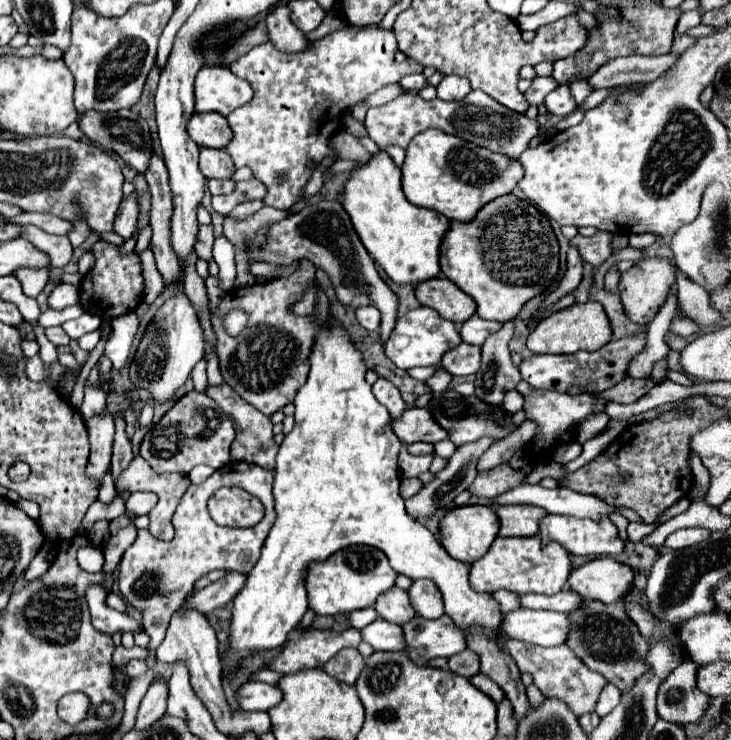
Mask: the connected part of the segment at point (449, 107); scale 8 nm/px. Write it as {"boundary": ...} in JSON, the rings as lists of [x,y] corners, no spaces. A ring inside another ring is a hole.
{"boundary":[[[403,91],[397,99],[389,101],[387,105],[371,107],[367,111],[365,127],[369,129],[369,137],[379,147],[399,145],[407,149],[409,141],[415,135],[427,129],[439,129],[447,135],[455,135],[475,145],[493,149],[497,153],[505,153],[511,159],[519,159],[519,155],[529,147],[529,141],[539,131],[537,121],[531,121],[525,115],[505,109],[503,105],[493,101],[487,93],[481,93],[481,91],[469,91],[461,101],[443,101],[443,99],[425,101],[419,95],[409,95]]]}

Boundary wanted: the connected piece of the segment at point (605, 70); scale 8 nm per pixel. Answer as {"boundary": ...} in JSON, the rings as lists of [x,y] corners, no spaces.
{"boundary":[[[665,53],[659,57],[627,55],[605,63],[593,77],[587,79],[591,89],[609,89],[613,85],[627,85],[635,81],[653,81],[677,61],[679,55]]]}

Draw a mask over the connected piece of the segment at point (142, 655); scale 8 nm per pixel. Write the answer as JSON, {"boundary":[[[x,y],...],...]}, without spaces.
{"boundary":[[[123,646],[116,647],[112,656],[112,666],[117,667],[117,669],[125,667],[126,664],[134,659],[146,659],[148,656],[148,651],[146,648],[141,648],[139,646],[134,646],[133,648],[127,649]]]}

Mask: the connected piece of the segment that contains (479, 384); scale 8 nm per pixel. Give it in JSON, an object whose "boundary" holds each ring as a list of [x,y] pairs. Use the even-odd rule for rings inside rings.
{"boundary":[[[513,321],[505,323],[501,333],[495,333],[485,341],[481,369],[475,375],[475,395],[487,405],[499,407],[503,395],[513,391],[521,381],[519,369],[513,365],[507,343],[513,335]]]}

